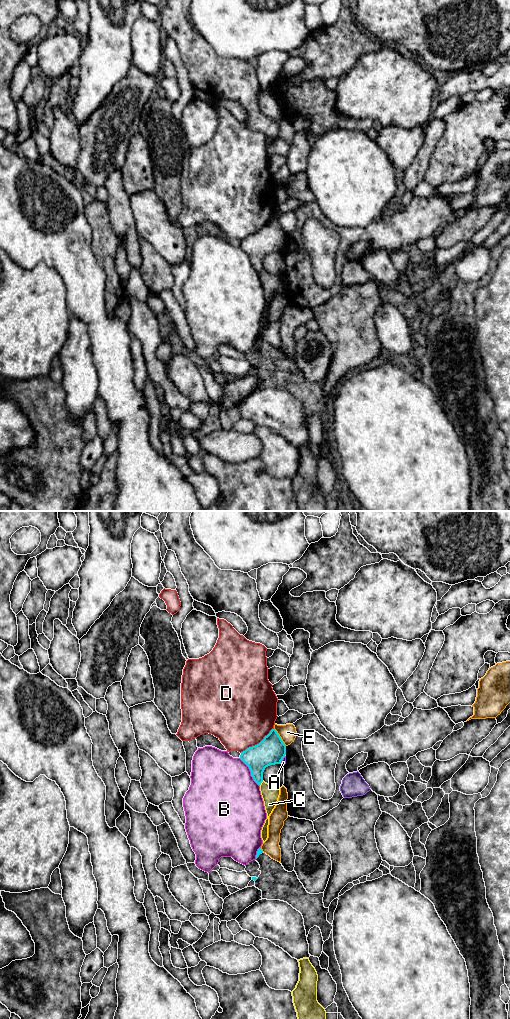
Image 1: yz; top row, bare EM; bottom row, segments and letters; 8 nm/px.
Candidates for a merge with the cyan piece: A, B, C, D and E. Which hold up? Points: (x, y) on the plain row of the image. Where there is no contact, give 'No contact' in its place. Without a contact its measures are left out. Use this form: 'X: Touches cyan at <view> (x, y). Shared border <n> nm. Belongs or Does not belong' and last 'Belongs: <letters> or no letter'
A: Touches cyan at yz (282, 247). Shared border 80 nm. Does not belong
B: Touches cyan at yz (251, 260). Shared border 280 nm. Does not belong
C: Touches cyan at yz (261, 270). Shared border 50 nm. Does not belong
D: Touches cyan at yz (257, 232). Shared border 340 nm. Does not belong
E: Touches cyan at yz (280, 225). Shared border 170 nm. Does not belong
Belongs: no letter

